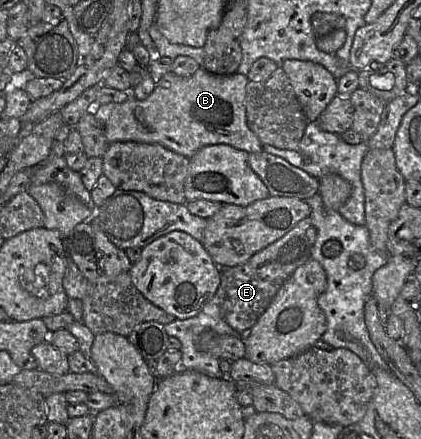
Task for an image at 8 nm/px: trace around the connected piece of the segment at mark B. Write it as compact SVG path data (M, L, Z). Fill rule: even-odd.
M202 67L191 76L169 72L146 99L130 96L123 103L95 105L89 112L104 126L108 143L157 143L187 158L204 146L216 144L258 153L263 151L263 144L247 124L245 96L248 82L248 76L243 74L218 75Z

